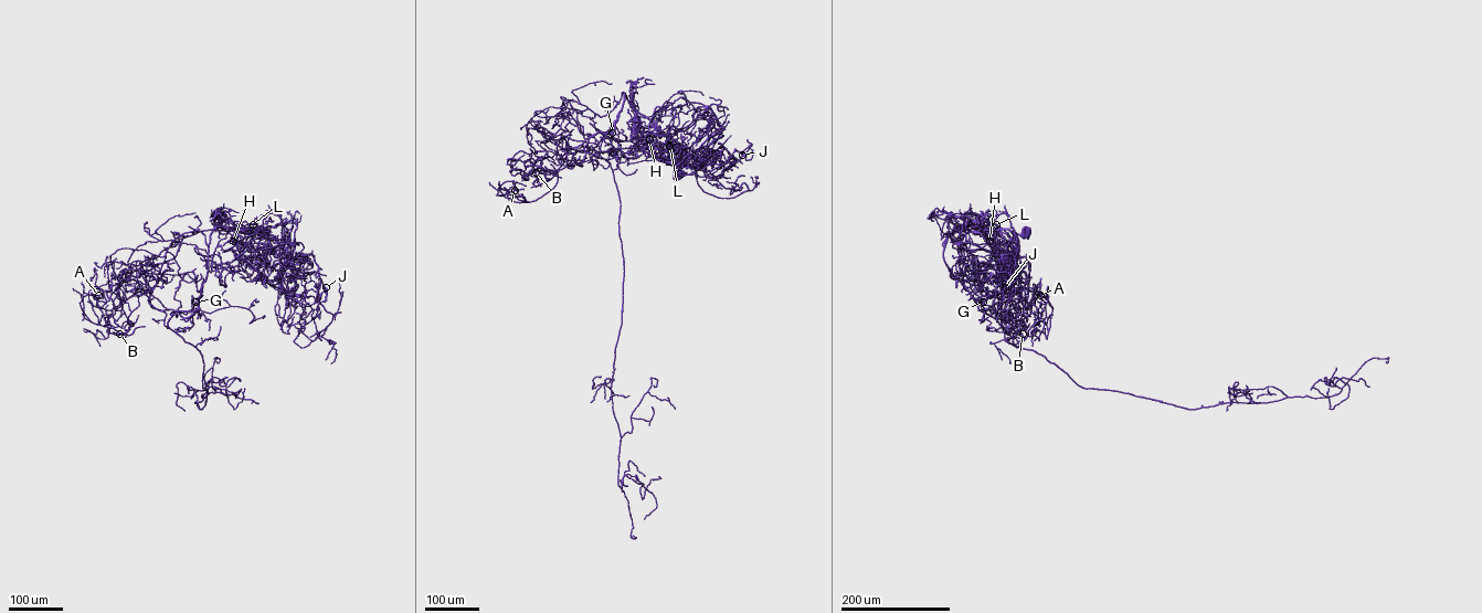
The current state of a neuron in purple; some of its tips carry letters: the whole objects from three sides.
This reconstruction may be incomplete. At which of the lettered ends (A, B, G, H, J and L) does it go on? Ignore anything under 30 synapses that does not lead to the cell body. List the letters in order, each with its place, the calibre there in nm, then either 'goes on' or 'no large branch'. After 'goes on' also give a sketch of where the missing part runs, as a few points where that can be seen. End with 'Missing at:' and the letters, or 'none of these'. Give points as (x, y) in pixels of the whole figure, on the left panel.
A: (98, 295) | 180 nm | no large branch
B: (119, 334) | 320 nm | no large branch
G: (196, 302) | 170 nm | no large branch
H: (233, 241) | 120 nm | no large branch
J: (326, 287) | 300 nm | no large branch
L: (253, 224) | 110 nm | no large branch
Missing at: none of these

